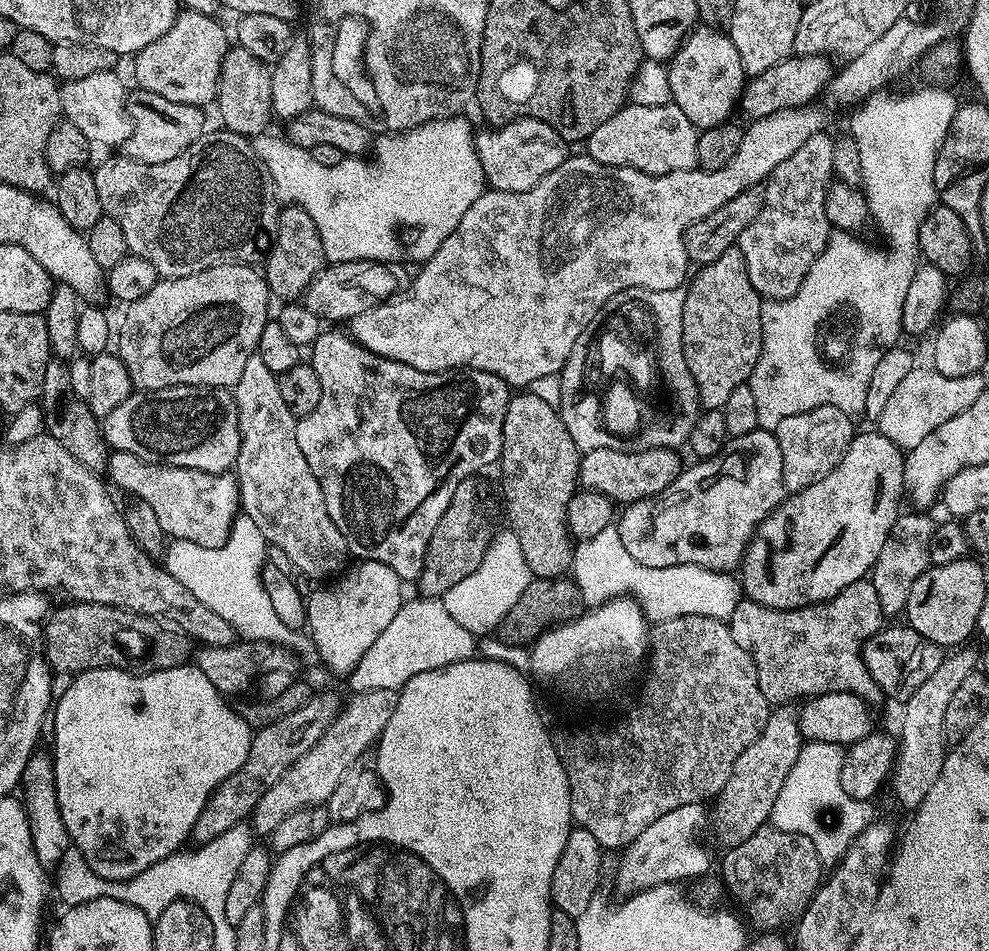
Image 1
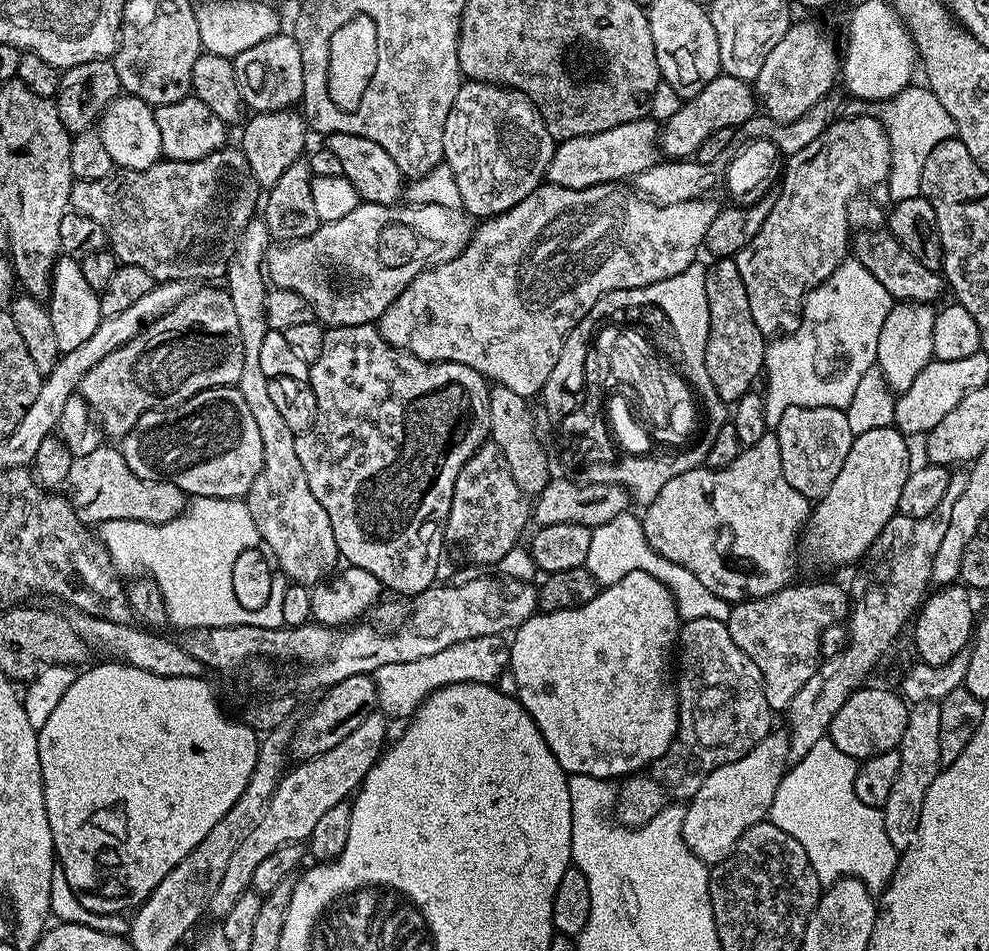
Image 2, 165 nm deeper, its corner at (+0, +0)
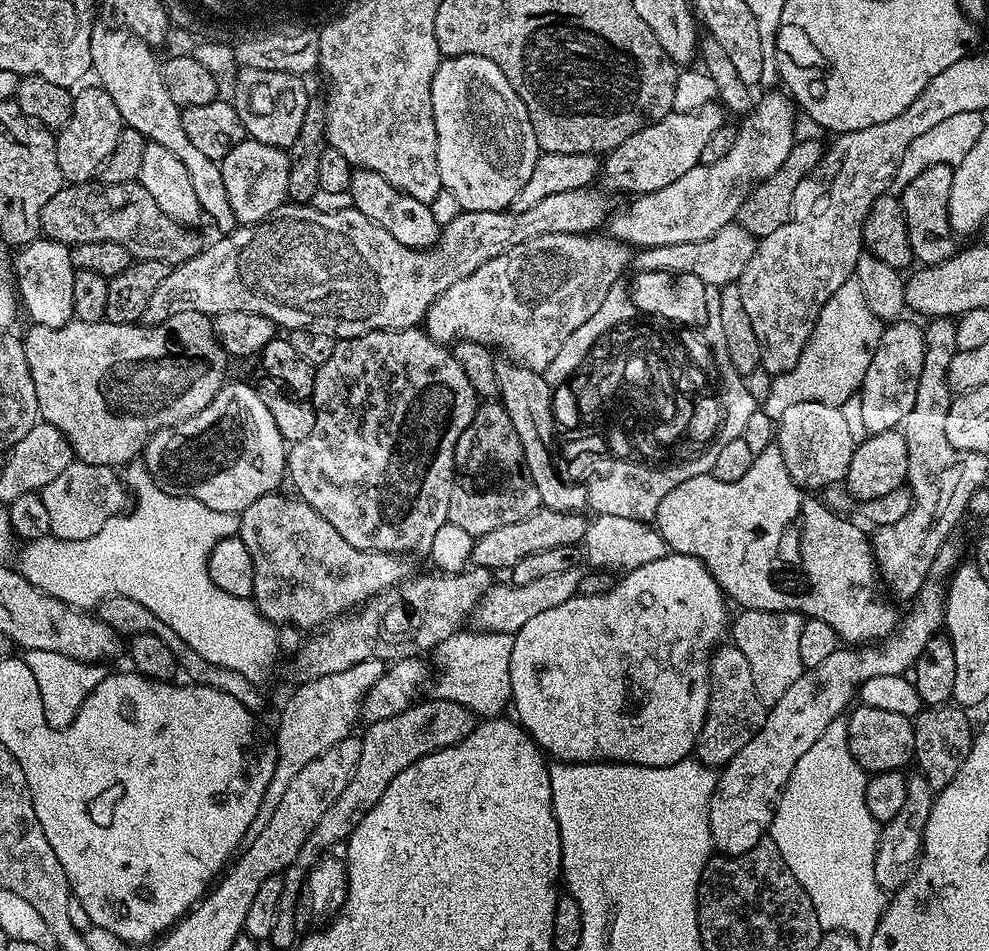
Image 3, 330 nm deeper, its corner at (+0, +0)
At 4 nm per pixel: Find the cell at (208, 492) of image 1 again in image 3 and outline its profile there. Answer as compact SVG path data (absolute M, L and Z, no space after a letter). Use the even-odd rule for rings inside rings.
M74 462L43 488L42 497L50 516L51 535L59 540L81 540L98 534L112 516L121 515L129 503L130 493L116 468Z

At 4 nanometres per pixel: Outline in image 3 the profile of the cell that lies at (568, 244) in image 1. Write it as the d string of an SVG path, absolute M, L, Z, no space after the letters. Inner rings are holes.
M552 233L542 234L541 237L530 238L521 245L514 246L505 253L499 254L498 257L490 259L485 265L478 267L472 274L462 278L458 282L454 282L454 286L450 286L450 290L442 290L442 294L438 294L438 298L430 306L430 310L424 316L422 321L423 331L427 332L431 340L436 340L445 346L457 344L459 340L469 340L470 342L478 342L486 344L492 350L498 350L508 353L507 359L515 364L518 368L529 368L538 373L543 373L546 366L550 366L552 361L558 354L562 342L566 342L567 336L574 334L574 330L578 330L578 326L582 326L582 322L587 322L594 315L594 310L598 310L598 306L602 306L602 302L606 298L608 292L613 291L617 287L616 283L620 280L620 275L630 268L630 248L627 243L619 240L613 240L607 234L587 234L580 235L578 233Z

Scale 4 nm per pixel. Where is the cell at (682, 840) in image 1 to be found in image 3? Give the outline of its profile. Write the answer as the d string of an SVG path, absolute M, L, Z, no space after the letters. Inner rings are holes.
M945 542L934 558L932 576L936 578L929 578L921 586L919 594L911 601L912 609L905 616L903 613L895 632L887 640L879 646L837 646L834 654L827 656L819 666L804 669L798 682L794 682L778 702L770 705L762 730L719 769L716 793L709 806L710 834L717 853L741 856L765 839L776 813L776 803L798 758L822 738L822 730L826 730L830 722L841 719L849 711L848 703L854 700L864 682L883 675L903 676L916 667L918 654L922 654L926 642L941 631L944 620L946 584L943 579L936 579L951 577L957 564L955 546Z

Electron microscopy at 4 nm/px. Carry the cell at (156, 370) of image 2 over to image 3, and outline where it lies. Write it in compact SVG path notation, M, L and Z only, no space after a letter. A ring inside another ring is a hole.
M179 312L166 318L160 324L147 326L141 326L139 323L115 324L106 319L98 322L82 322L73 318L66 326L55 328L54 326L32 324L29 329L29 332L22 336L22 343L26 354L26 366L30 366L30 378L34 378L34 394L38 394L40 420L54 426L62 433L72 447L73 457L81 464L116 468L133 463L143 453L144 445L153 434L198 414L198 410L206 410L206 406L210 406L210 402L216 397L218 390L223 388L226 383L224 375L228 372L230 357L216 336L213 317L203 316L201 312Z

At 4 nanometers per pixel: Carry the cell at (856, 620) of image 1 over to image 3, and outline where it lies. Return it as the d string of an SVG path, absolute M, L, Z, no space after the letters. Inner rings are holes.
M762 610L737 611L730 624L730 640L750 662L750 674L754 674L754 690L765 706L770 706L798 682L804 673L802 658L798 654L798 641L805 617L798 612L763 612Z

